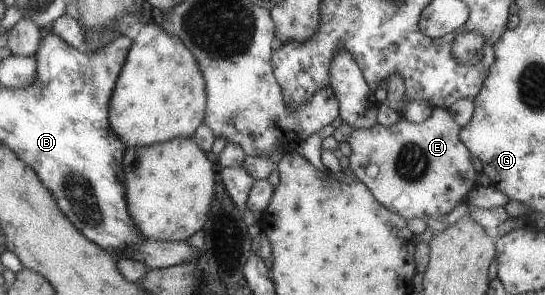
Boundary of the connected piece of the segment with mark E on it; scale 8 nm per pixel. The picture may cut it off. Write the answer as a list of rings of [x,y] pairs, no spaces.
[[[433,108],[431,115],[421,123],[409,122],[400,117],[397,123],[384,127],[375,123],[369,129],[353,129],[349,137],[351,153],[348,167],[352,174],[373,194],[373,197],[387,211],[399,215],[404,220],[413,217],[431,217],[442,224],[445,216],[459,204],[463,204],[468,191],[476,183],[476,172],[471,162],[472,155],[458,137],[458,127],[448,109]]]

